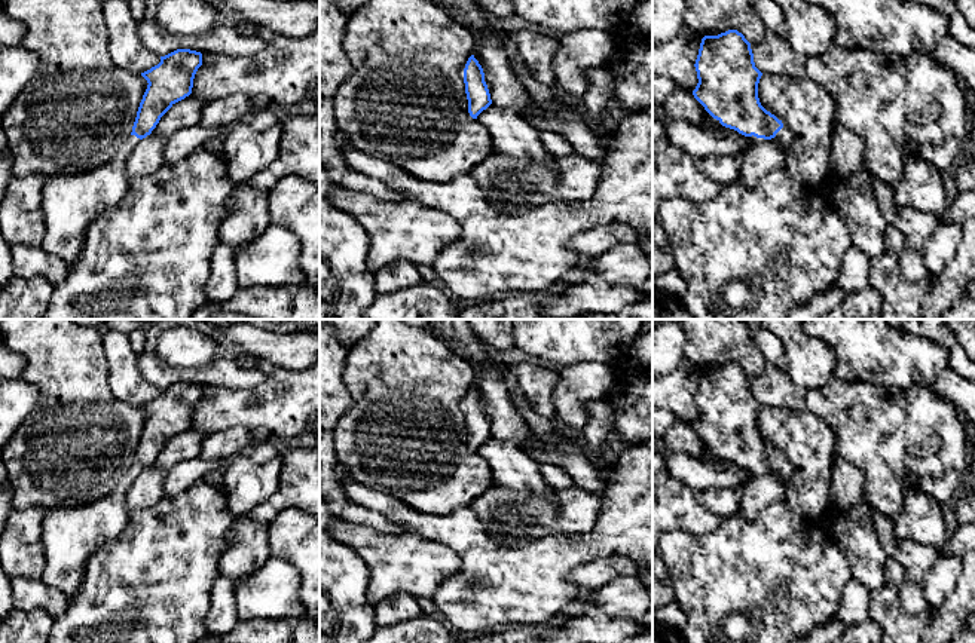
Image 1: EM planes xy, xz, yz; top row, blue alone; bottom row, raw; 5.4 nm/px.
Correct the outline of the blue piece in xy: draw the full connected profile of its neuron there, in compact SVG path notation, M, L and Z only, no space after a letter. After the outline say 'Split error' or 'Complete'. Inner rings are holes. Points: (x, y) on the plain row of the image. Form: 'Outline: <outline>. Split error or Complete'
Outline: M177 382L161 389L158 398L141 405L149 417L132 465L117 487L92 503L45 511L45 584L61 590L68 600L80 590L88 558L106 542L117 538L129 521L128 489L175 435L192 426L193 411L201 398L202 386L190 382Z. Split error

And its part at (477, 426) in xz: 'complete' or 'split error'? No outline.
complete

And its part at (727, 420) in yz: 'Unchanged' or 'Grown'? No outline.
Grown

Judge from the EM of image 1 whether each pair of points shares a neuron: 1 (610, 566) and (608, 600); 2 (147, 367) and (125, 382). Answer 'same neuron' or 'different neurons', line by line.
1: different neurons
2: different neurons

